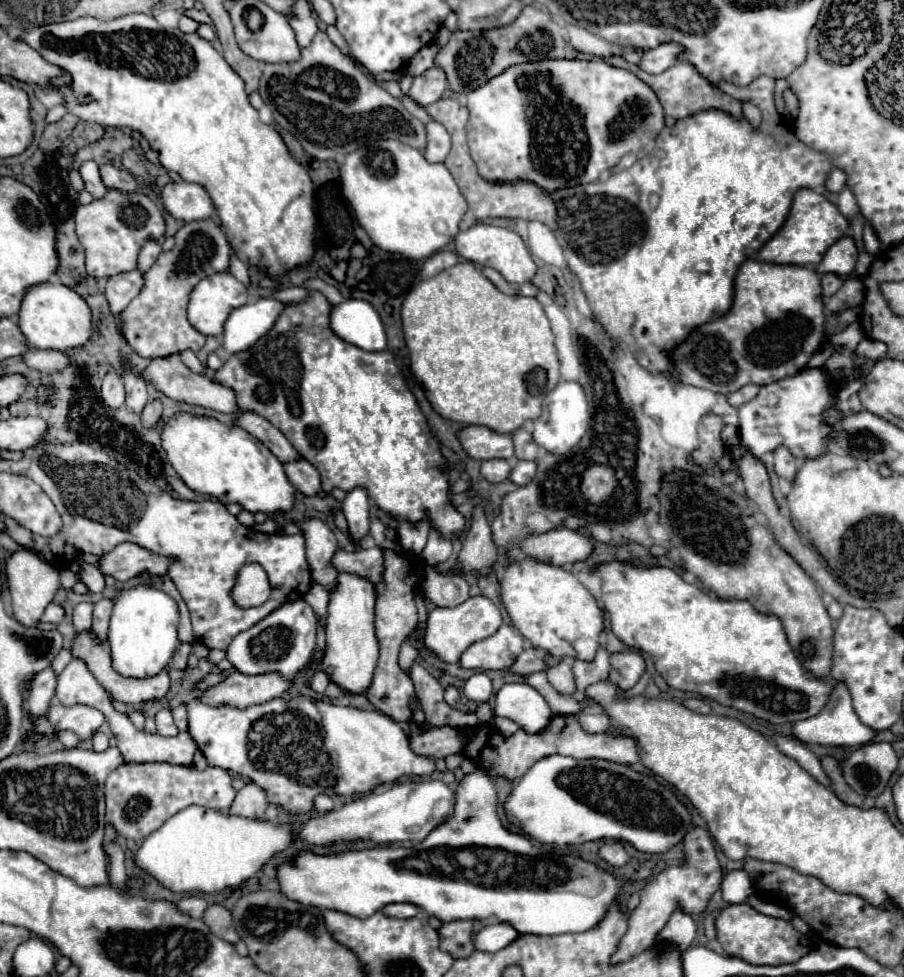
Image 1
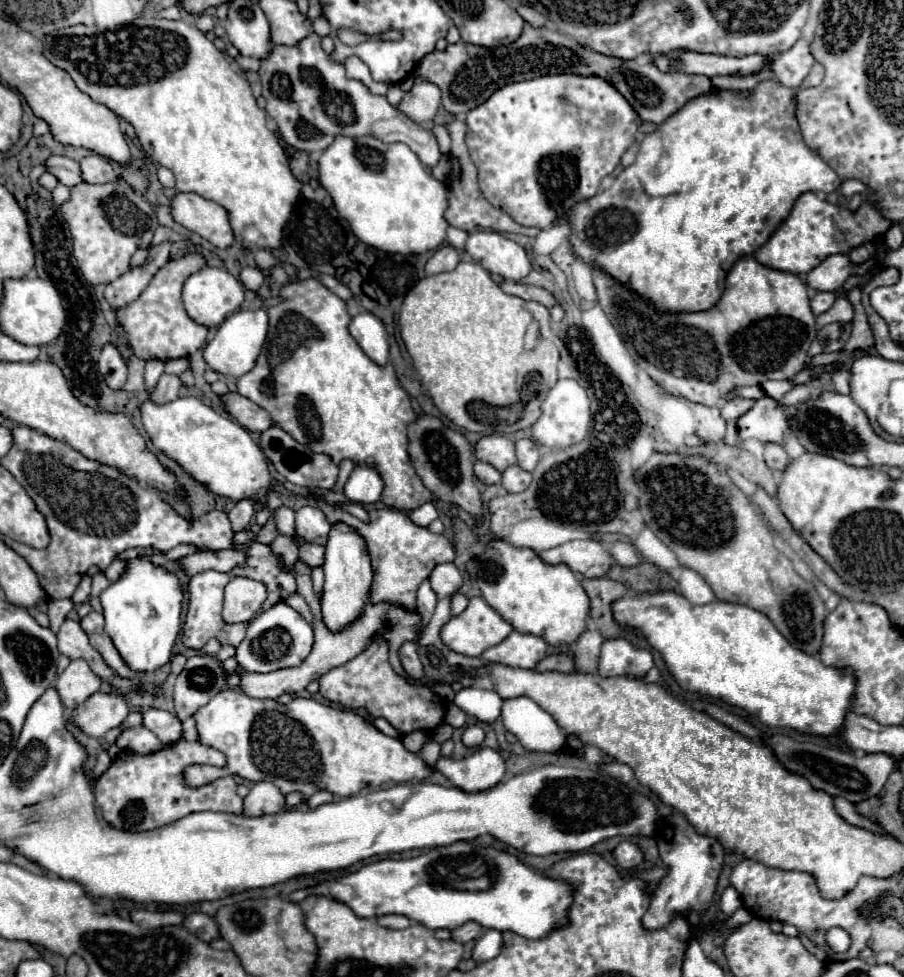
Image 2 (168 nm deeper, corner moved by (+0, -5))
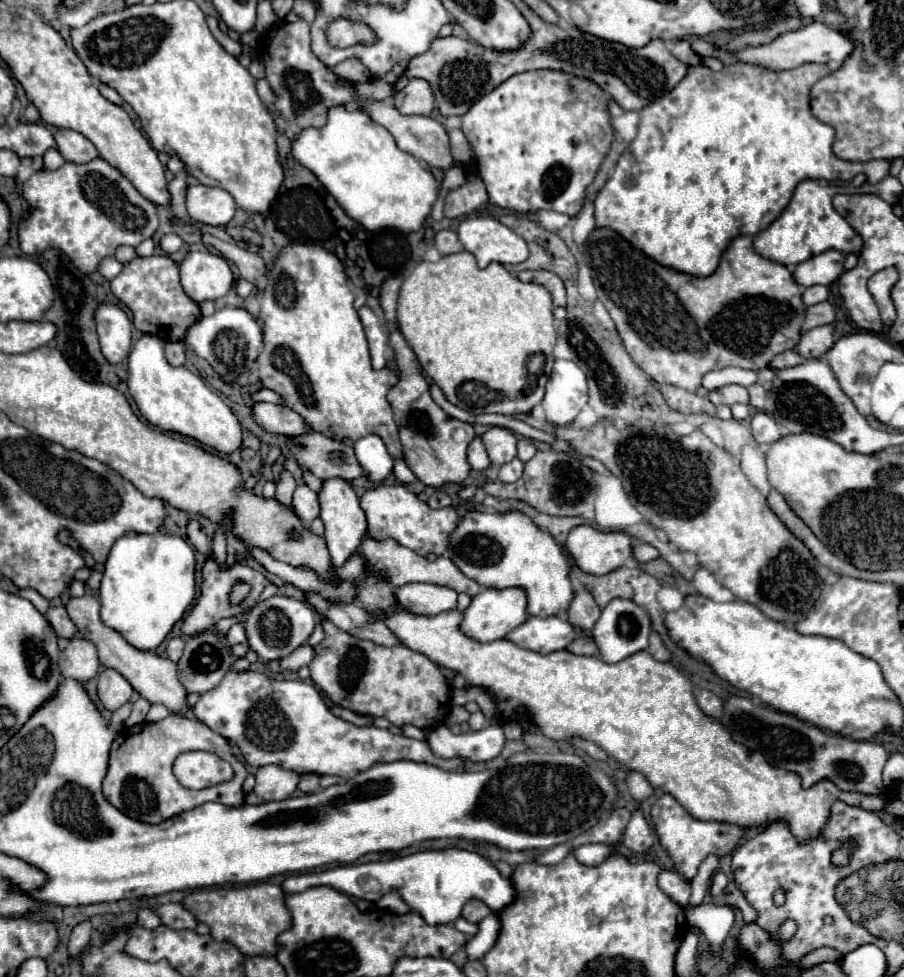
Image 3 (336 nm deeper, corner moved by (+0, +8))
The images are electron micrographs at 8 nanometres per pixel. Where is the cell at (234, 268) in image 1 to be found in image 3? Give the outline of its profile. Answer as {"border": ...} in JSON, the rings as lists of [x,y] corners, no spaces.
{"border":[[[191,185],[187,191],[187,211],[193,221],[223,227],[233,219],[237,205],[225,189]]]}

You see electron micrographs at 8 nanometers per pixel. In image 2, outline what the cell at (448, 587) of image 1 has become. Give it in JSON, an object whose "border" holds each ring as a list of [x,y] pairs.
{"border":[[[455,592],[453,596],[451,596],[451,614],[453,616],[457,616],[457,614],[461,614],[463,610],[465,610],[465,606],[467,606],[467,596],[463,594],[463,592]]]}

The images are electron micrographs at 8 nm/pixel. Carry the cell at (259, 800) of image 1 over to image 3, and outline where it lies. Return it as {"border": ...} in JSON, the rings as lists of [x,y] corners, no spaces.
{"border":[[[265,765],[255,777],[255,793],[263,801],[283,801],[297,789],[299,783],[299,775],[295,771],[287,771],[279,765]]]}

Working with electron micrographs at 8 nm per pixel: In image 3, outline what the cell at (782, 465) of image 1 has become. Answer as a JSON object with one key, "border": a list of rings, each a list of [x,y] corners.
{"border":[[[755,413],[753,415],[751,431],[753,431],[755,441],[761,443],[761,445],[769,445],[769,443],[773,443],[773,441],[777,441],[781,437],[777,423],[765,413]]]}

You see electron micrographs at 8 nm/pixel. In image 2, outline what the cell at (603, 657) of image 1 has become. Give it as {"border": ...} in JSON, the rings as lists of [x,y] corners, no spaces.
{"border":[[[585,630],[573,646],[575,672],[597,672],[597,660],[601,656],[601,644],[605,638],[597,630]]]}

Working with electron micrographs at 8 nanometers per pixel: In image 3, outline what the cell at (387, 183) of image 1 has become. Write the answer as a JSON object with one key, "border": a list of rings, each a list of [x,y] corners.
{"border":[[[341,105],[329,107],[325,127],[301,129],[301,133],[295,135],[291,143],[291,155],[293,159],[297,159],[297,163],[301,163],[309,171],[313,171],[313,175],[317,175],[321,185],[337,199],[337,203],[351,219],[355,219],[369,231],[377,231],[385,227],[393,227],[405,233],[417,231],[423,225],[423,221],[429,217],[431,207],[437,201],[437,183],[431,171],[423,163],[419,163],[413,155],[401,151],[393,135],[385,127],[377,125],[361,109],[347,111]]]}

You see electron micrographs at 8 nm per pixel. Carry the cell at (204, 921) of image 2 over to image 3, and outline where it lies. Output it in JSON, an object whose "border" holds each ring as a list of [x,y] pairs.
{"border":[[[165,903],[155,909],[161,923],[171,929],[195,929],[197,919],[181,903]]]}

